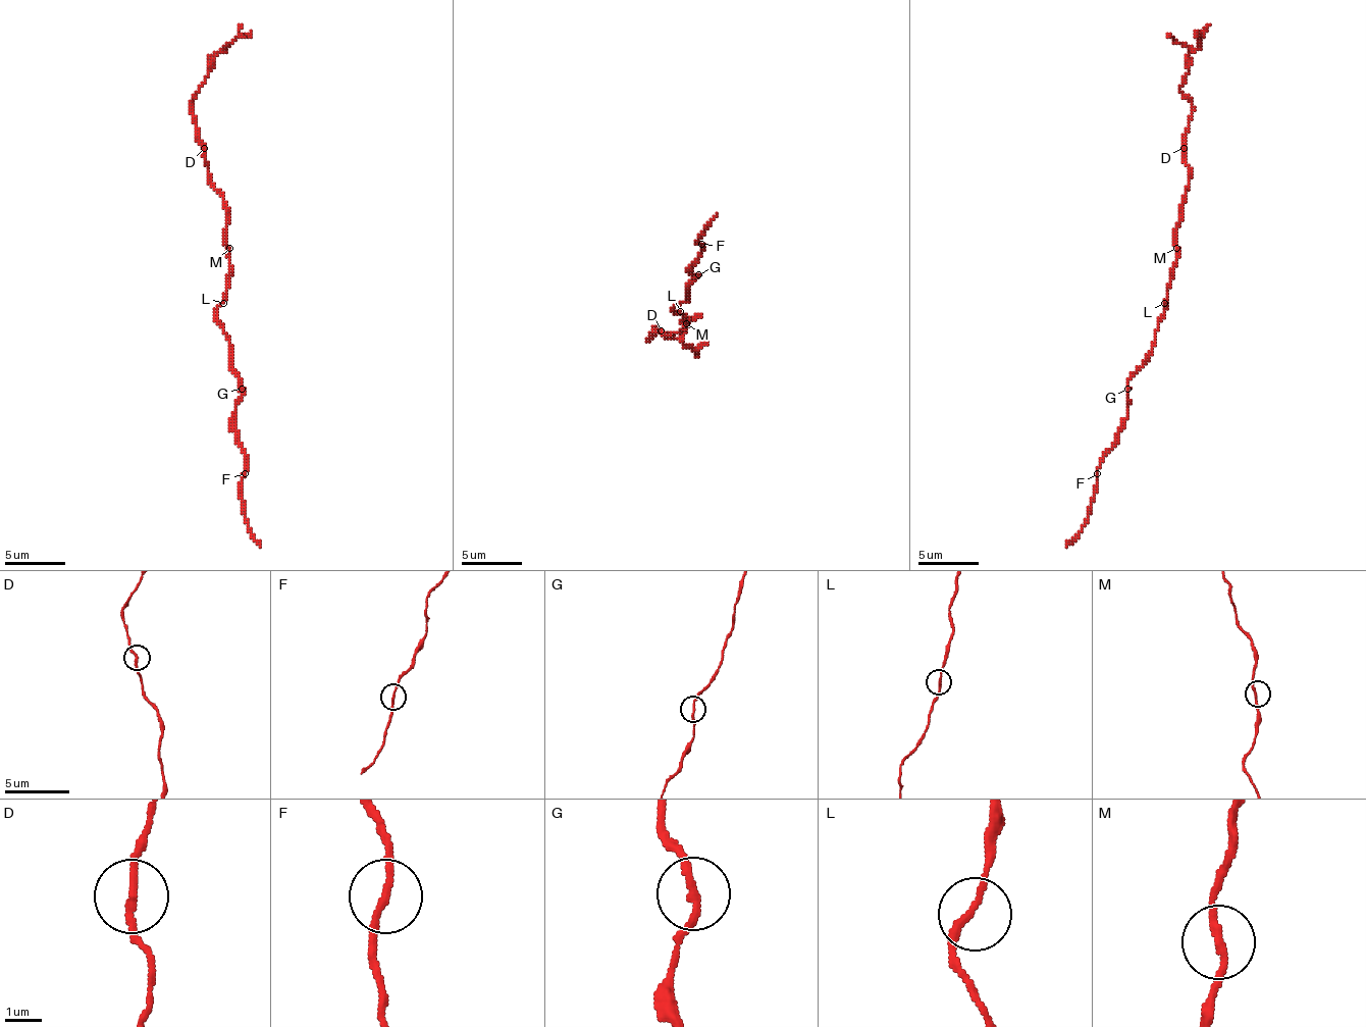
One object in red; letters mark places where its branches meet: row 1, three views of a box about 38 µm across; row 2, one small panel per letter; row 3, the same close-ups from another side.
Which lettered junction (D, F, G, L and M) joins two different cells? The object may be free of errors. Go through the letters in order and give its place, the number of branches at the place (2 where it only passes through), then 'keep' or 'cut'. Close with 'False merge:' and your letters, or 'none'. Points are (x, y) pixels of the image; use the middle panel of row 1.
D: (661, 330) | 2 | cut
F: (701, 244) | 2 | keep
G: (698, 274) | 2 | keep
L: (680, 311) | 2 | keep
M: (686, 323) | 2 | keep
False merge: D

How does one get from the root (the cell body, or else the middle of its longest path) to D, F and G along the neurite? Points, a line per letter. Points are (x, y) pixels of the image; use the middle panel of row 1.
D: (686, 317), (686, 323), (677, 332), (665, 336), (662, 329)
F: (686, 317), (674, 308), (686, 299), (686, 287), (698, 274), (692, 274), (692, 268), (701, 244)
G: (686, 317), (677, 314), (674, 308), (686, 299), (686, 287), (698, 274)

